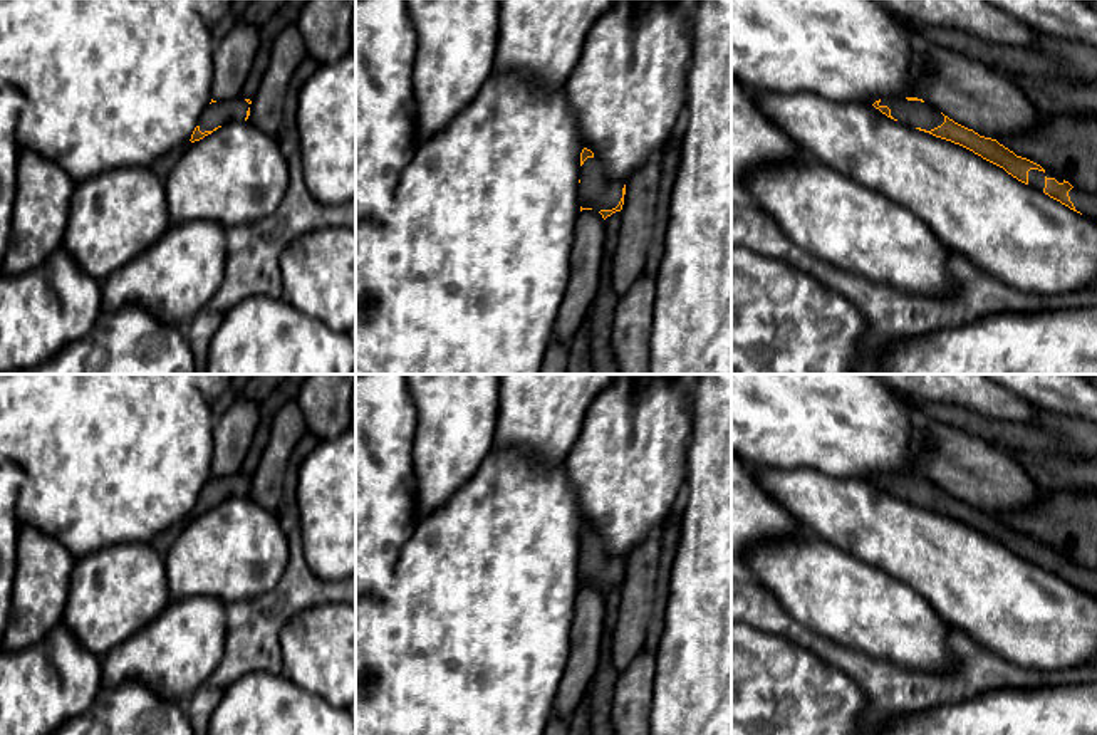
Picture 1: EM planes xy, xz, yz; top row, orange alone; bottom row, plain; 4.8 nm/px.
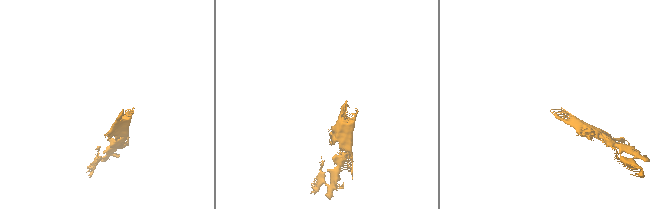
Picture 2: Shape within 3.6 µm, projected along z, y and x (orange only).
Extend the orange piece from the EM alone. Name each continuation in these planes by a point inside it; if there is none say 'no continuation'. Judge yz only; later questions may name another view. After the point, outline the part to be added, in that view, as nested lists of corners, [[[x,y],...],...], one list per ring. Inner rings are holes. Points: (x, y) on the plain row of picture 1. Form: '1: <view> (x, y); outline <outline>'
1: yz (915, 489); outline [[[884,473],[879,482],[887,482],[894,495],[912,503],[931,507],[944,498],[944,492],[928,478]]]
2: yz (1035, 554); outline [[[1030,545],[1028,547],[1028,560],[1043,567],[1045,564],[1045,555],[1047,554],[1055,554],[1058,559],[1063,559],[1060,552],[1055,552],[1052,547],[1038,547],[1038,545]]]
3: yz (1086, 579); outline [[[1072,564],[1068,567],[1068,572],[1077,587],[1097,597],[1097,569],[1087,569],[1087,567]]]

